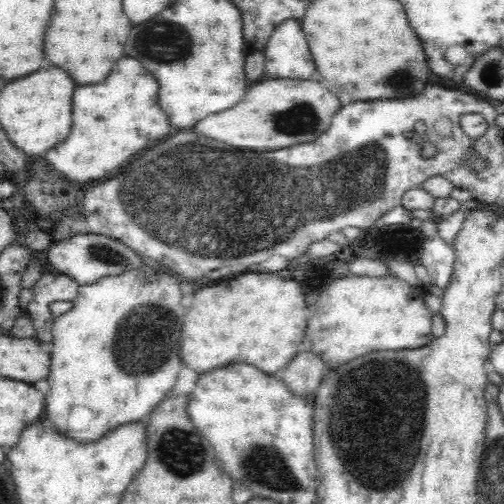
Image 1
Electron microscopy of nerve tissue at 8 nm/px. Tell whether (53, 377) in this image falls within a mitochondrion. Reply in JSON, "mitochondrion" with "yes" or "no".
{"mitochondrion":"no"}

